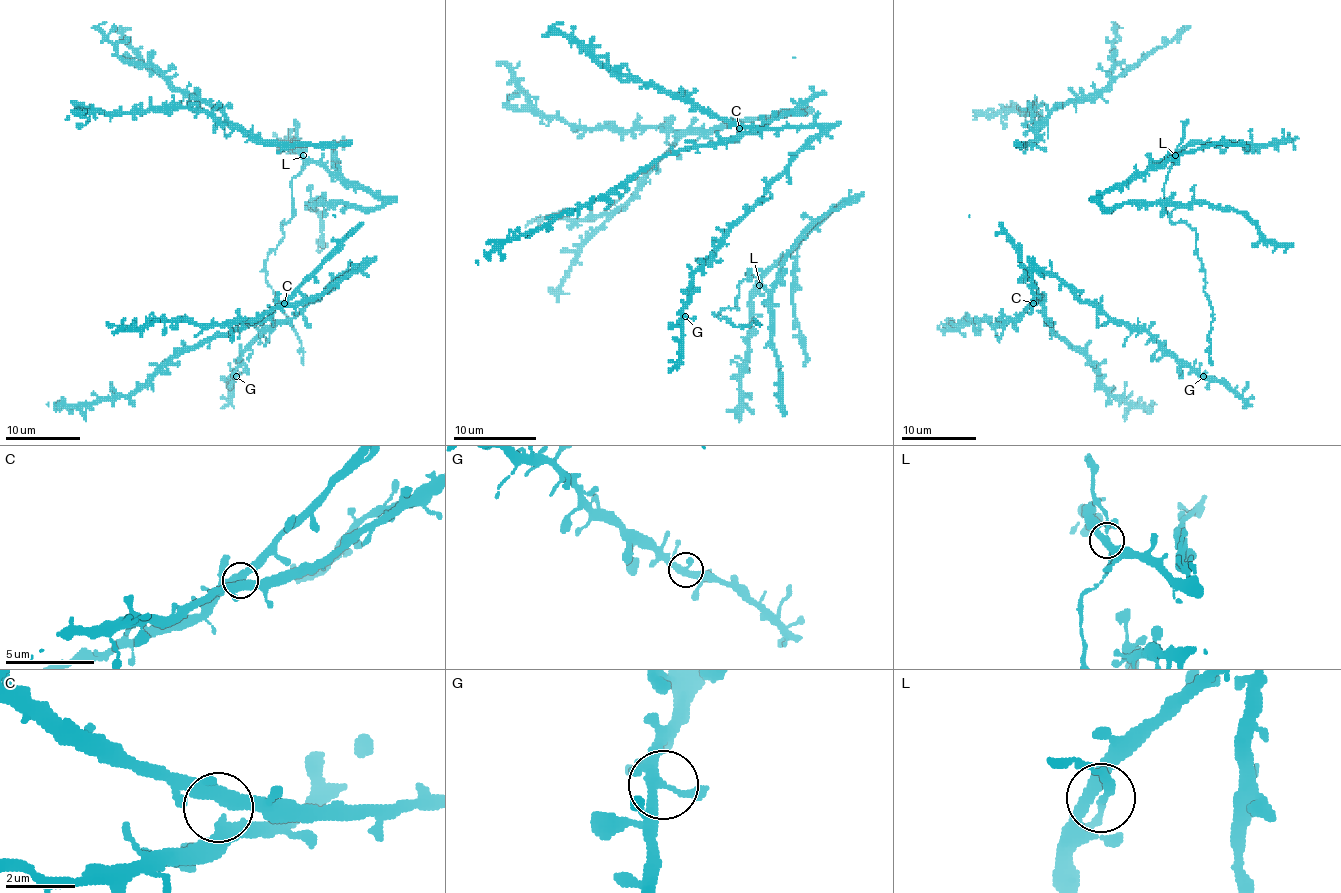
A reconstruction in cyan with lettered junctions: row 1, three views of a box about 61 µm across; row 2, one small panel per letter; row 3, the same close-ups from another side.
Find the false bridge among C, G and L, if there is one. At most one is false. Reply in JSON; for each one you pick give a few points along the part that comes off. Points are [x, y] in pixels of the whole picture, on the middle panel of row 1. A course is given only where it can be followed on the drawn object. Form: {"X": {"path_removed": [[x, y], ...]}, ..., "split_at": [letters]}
{"split_at": []}

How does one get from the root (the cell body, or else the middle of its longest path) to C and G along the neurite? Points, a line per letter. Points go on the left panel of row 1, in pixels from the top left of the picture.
C: (273, 327), (277, 324), (286, 324), (339, 277), (357, 269), (337, 279), (320, 294), (284, 303)
G: (273, 327), (266, 329), (243, 352), (241, 365), (234, 372), (236, 376)

